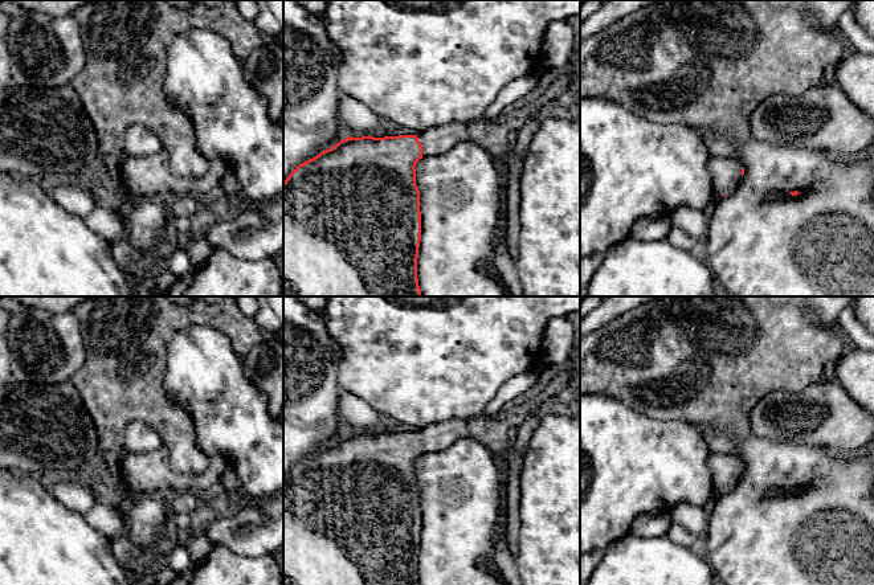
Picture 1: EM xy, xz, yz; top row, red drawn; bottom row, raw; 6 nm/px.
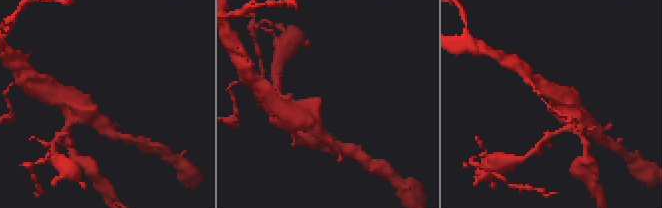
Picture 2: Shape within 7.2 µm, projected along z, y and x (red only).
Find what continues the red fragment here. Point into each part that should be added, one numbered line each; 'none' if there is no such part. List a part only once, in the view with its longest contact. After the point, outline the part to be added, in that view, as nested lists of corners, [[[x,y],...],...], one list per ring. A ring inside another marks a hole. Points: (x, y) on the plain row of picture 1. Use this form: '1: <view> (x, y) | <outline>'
1: xz (497, 433) | [[[481,413],[475,417],[437,422],[417,430],[422,442],[422,454],[445,450],[460,438],[473,438],[481,442],[497,461],[501,469],[501,519],[499,532],[489,557],[506,585],[522,585],[515,557],[510,552],[505,536],[506,474],[514,450],[515,426],[516,420],[511,414],[486,416]]]

